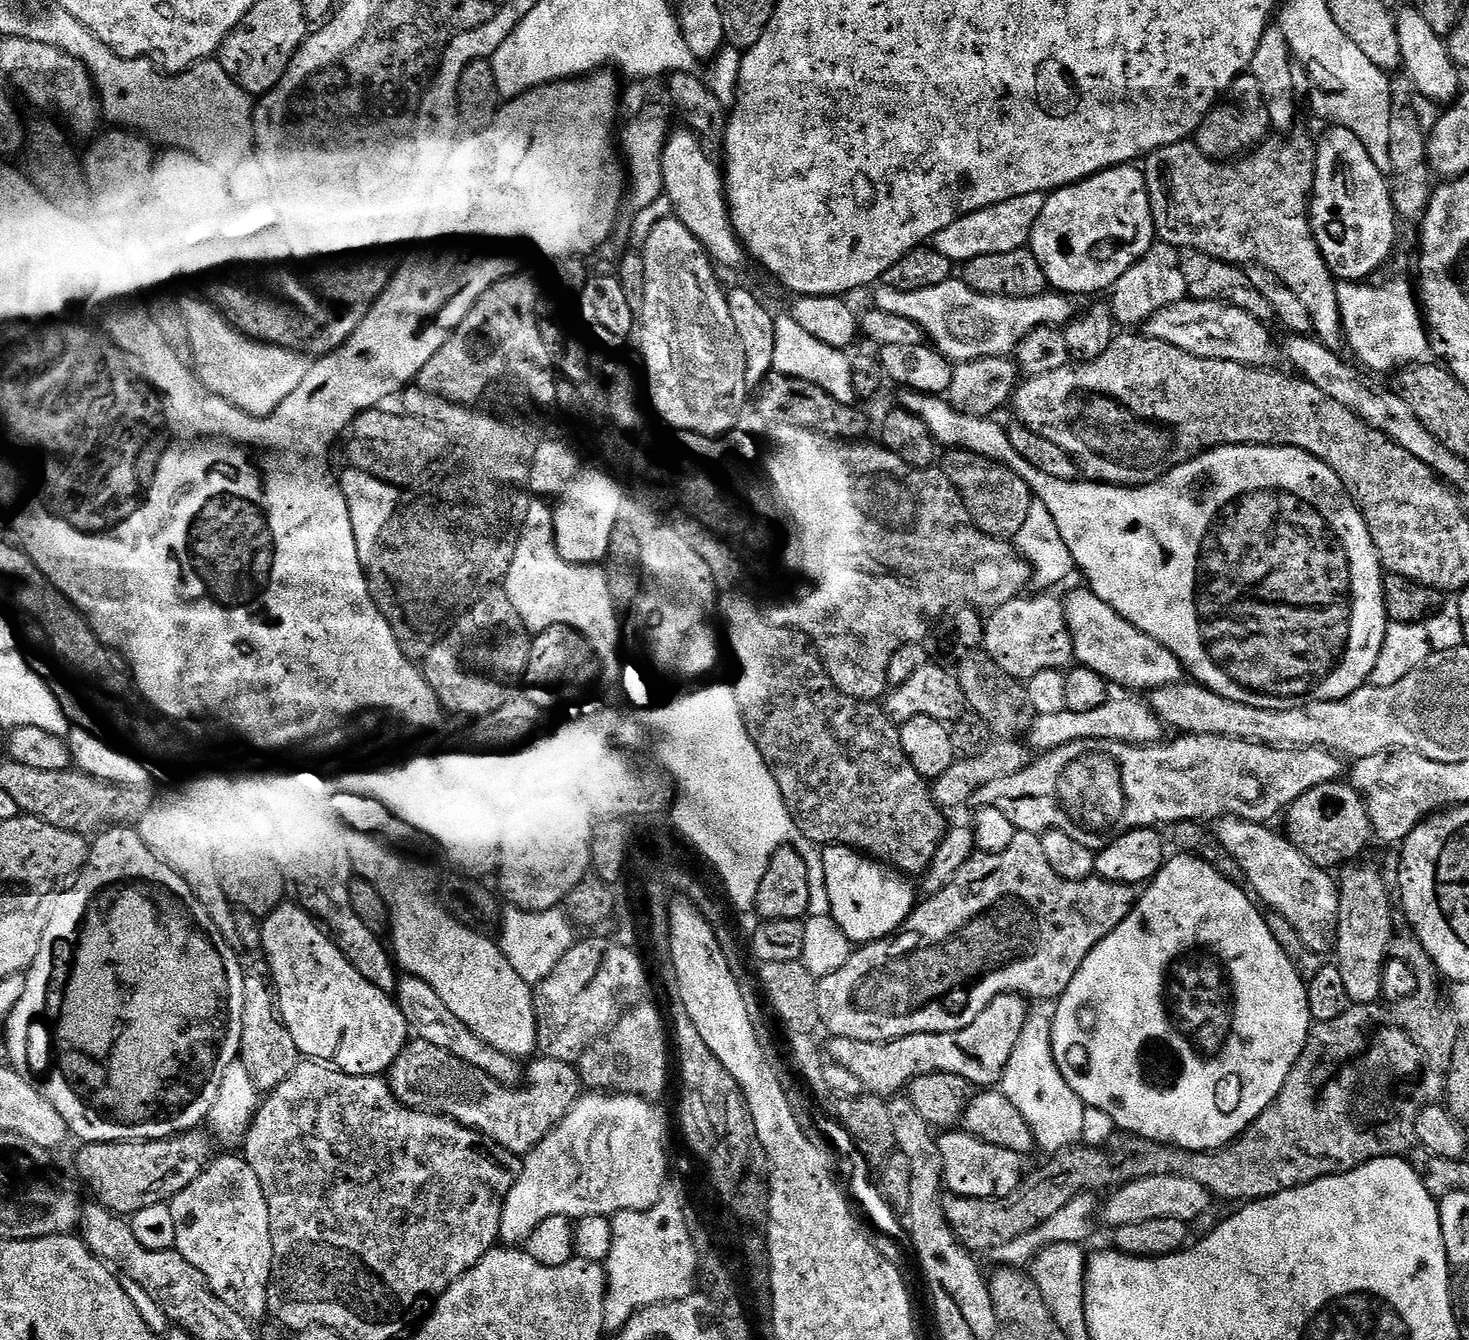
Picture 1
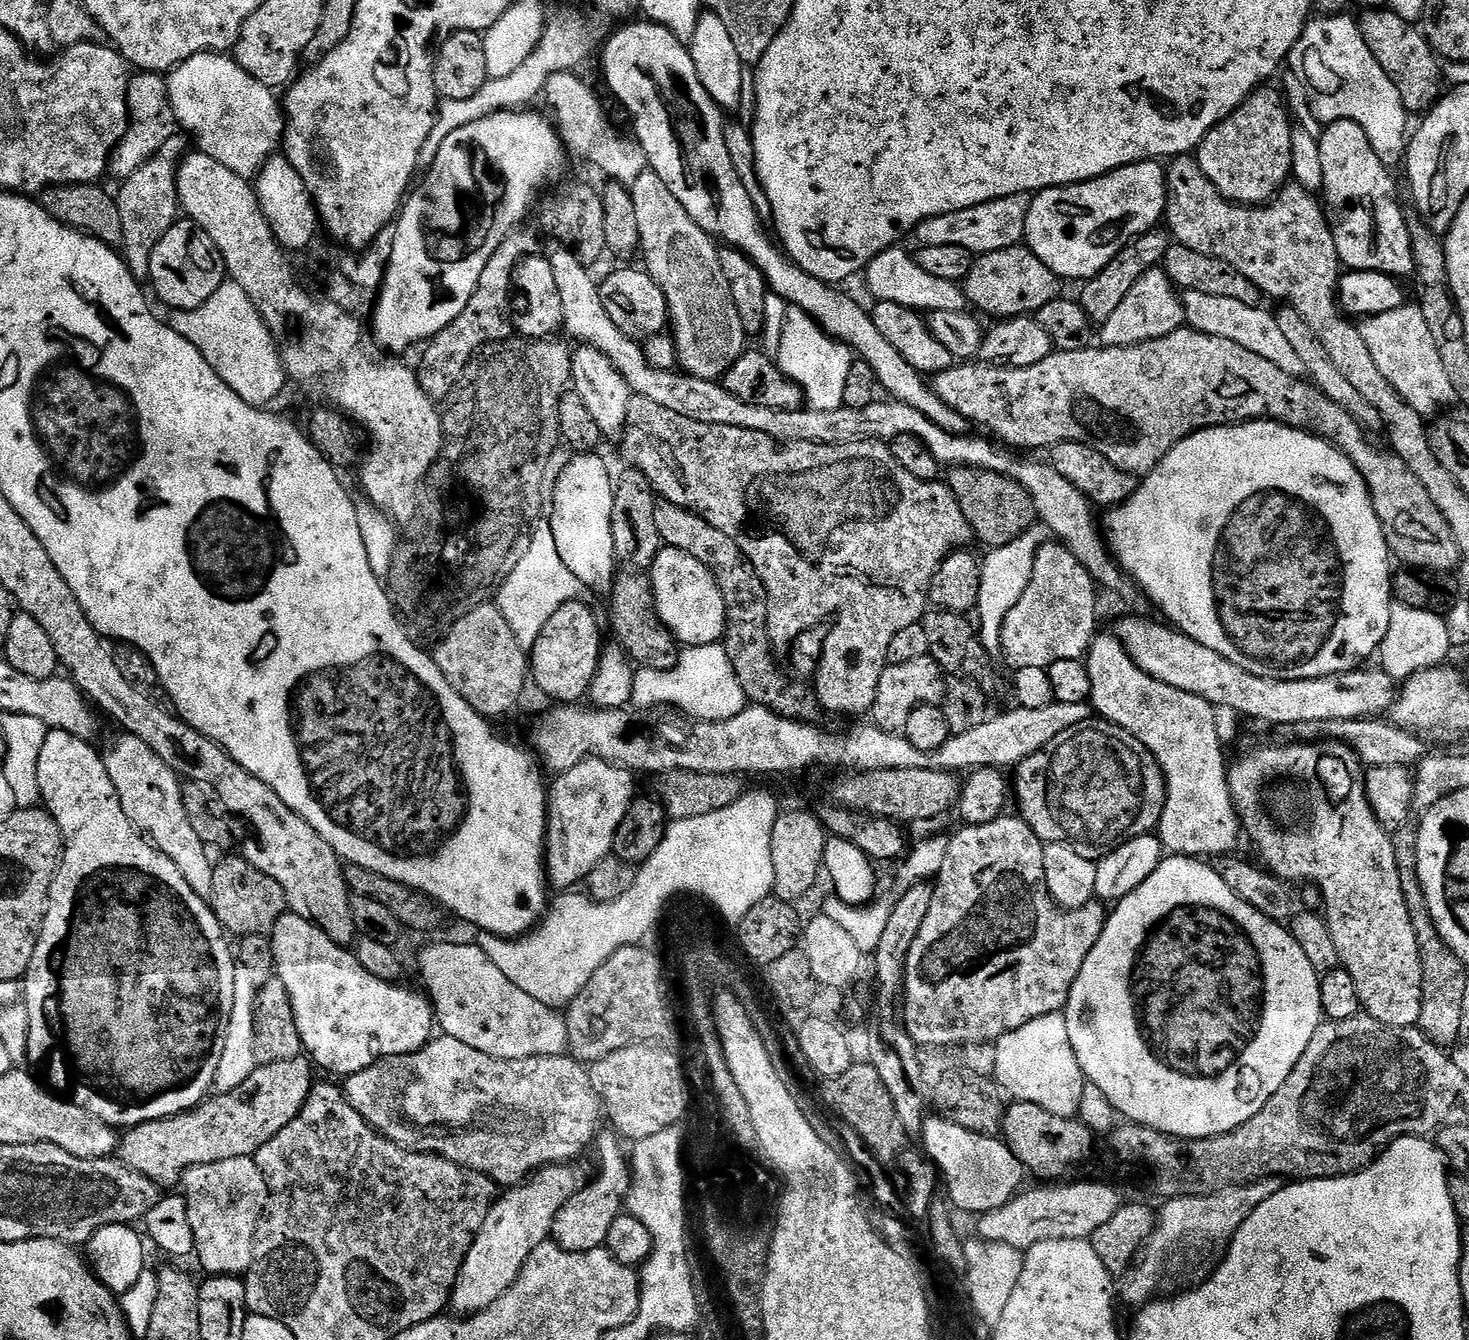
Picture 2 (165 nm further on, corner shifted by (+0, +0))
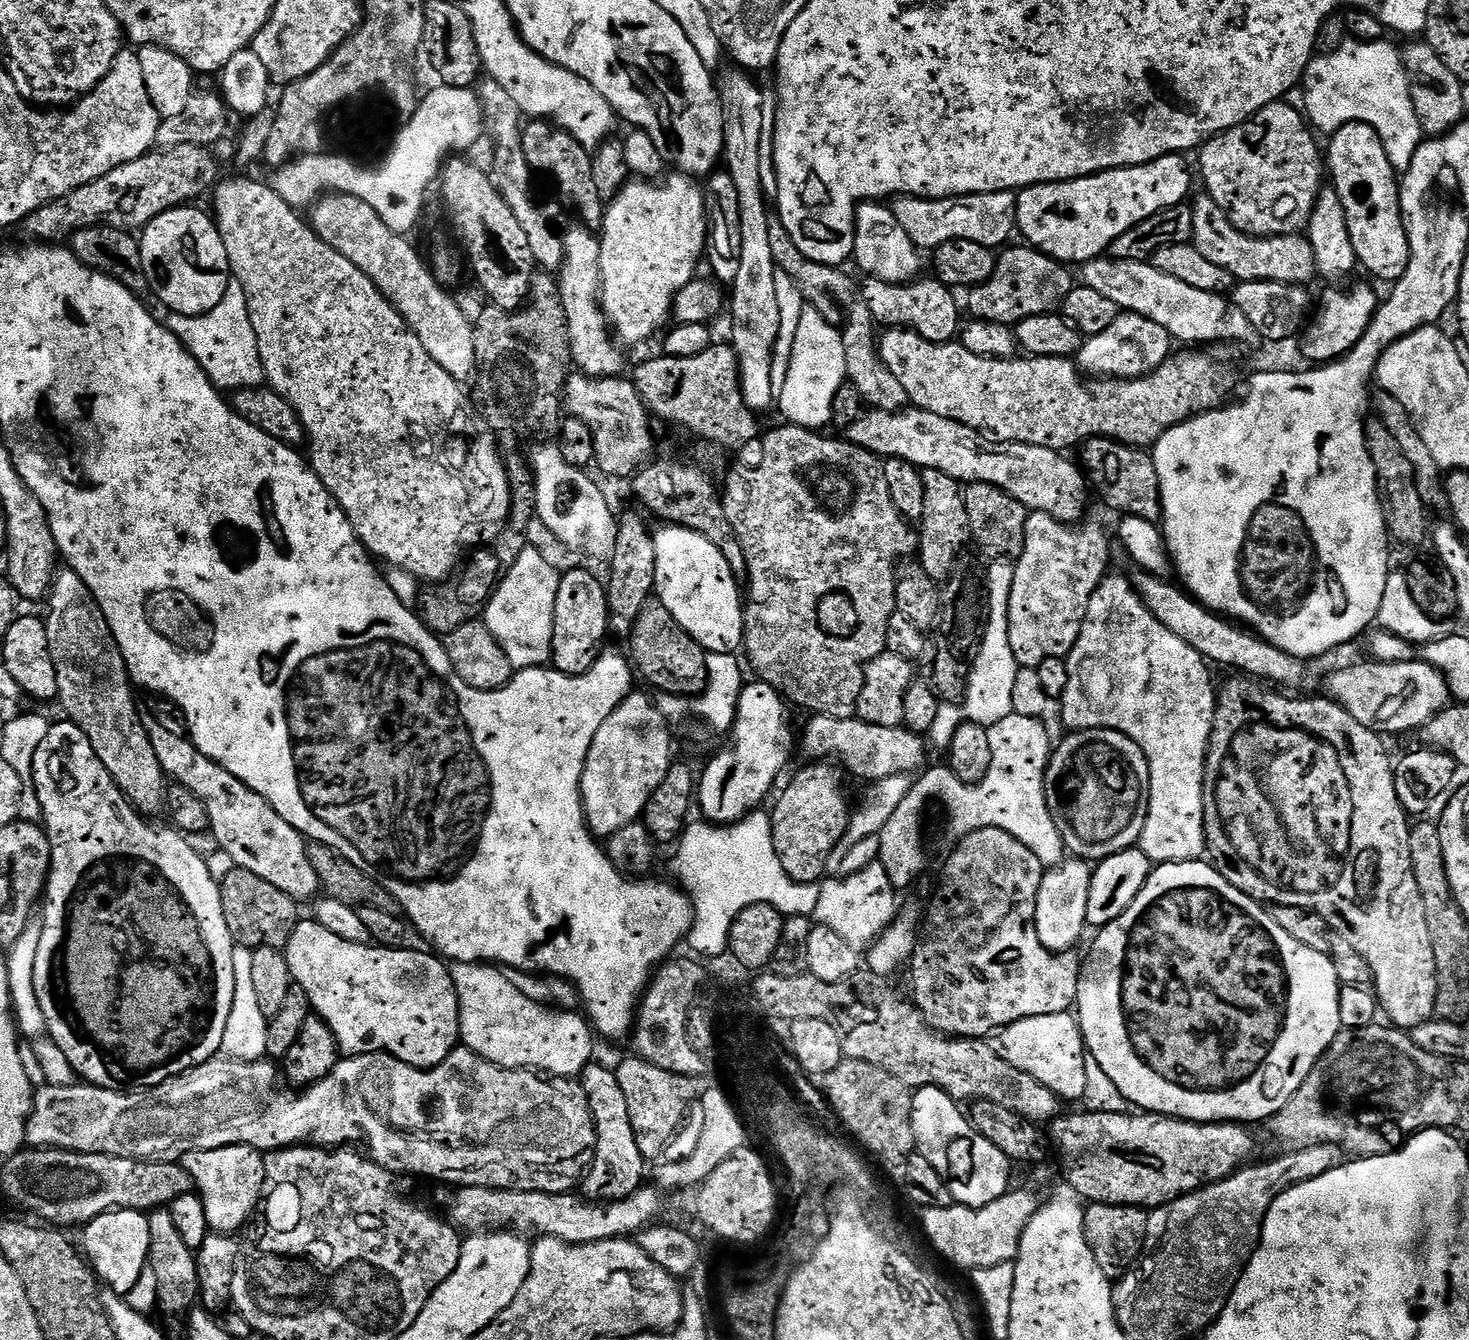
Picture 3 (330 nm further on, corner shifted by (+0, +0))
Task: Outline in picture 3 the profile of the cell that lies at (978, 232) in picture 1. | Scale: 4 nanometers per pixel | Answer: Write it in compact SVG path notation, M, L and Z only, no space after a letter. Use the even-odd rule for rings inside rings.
M974 192L971 196L951 196L945 200L902 196L893 199L890 207L894 218L898 218L898 226L910 234L916 247L921 250L934 250L942 246L942 242L955 240L978 242L996 250L1007 245L1012 232L1014 236L1017 231L1016 197L1016 192Z

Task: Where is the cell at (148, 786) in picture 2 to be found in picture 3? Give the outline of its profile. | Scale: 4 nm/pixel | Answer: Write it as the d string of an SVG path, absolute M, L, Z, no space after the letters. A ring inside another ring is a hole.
M67 566L57 571L52 591L46 597L47 604L48 616L45 615L43 621L46 638L50 638L50 658L54 658L54 671L58 674L58 704L68 711L67 719L77 724L86 738L90 738L94 754L102 766L106 766L110 778L114 778L121 794L133 808L141 814L156 812L159 808L161 811L166 804L166 777L158 762L158 754L154 754L154 746L150 746L150 738L144 729L144 716L136 709L136 696L132 693L134 684L128 675L122 650L110 630L110 622L106 622L106 614L102 614L94 594L90 594L90 586L86 586L86 582L82 582L82 578Z

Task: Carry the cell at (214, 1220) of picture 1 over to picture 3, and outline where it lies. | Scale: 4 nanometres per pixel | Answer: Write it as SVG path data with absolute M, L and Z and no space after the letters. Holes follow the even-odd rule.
M232 1144L229 1148L218 1150L198 1150L184 1156L183 1166L192 1176L202 1206L206 1206L206 1222L211 1231L236 1234L244 1223L245 1227L255 1217L256 1209L262 1203L260 1195L264 1185L264 1158L265 1153L258 1148L251 1148L248 1144Z

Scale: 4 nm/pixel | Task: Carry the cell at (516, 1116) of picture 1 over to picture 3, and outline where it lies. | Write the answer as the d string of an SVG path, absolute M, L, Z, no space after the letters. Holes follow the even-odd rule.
M457 1046L452 1049L443 1062L437 1068L423 1069L410 1066L398 1058L394 1058L385 1052L371 1052L365 1056L353 1056L341 1059L339 1064L326 1078L322 1078L317 1084L307 1085L295 1096L283 1083L281 1073L272 1064L273 1061L263 1058L256 1061L240 1061L229 1059L220 1054L216 1059L208 1060L202 1066L194 1070L175 1076L172 1080L162 1082L158 1086L147 1090L117 1090L115 1088L98 1088L87 1082L71 1084L69 1088L58 1086L54 1082L49 1083L48 1088L37 1087L34 1092L32 1116L28 1119L27 1143L32 1148L65 1148L71 1152L89 1152L90 1154L106 1154L118 1158L130 1158L131 1160L149 1160L150 1162L166 1162L175 1164L183 1161L186 1154L198 1150L218 1150L229 1148L232 1144L248 1144L251 1148L258 1148L267 1154L275 1152L277 1148L290 1148L300 1146L307 1142L312 1146L360 1146L366 1149L367 1155L375 1164L381 1164L386 1171L393 1174L405 1172L408 1176L425 1176L428 1180L441 1180L448 1186L469 1188L470 1186L482 1186L483 1188L497 1188L498 1190L518 1190L519 1192L550 1192L553 1194L568 1194L572 1188L583 1181L588 1167L592 1165L592 1159L596 1153L596 1127L594 1118L590 1114L590 1102L586 1102L586 1094L580 1083L572 1078L545 1078L531 1070L519 1068L499 1068L481 1056L473 1054L469 1048Z

